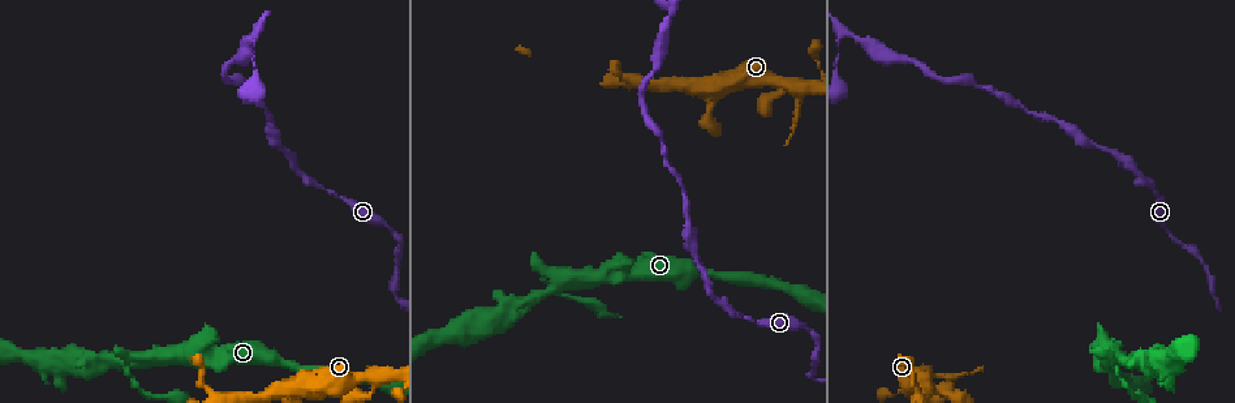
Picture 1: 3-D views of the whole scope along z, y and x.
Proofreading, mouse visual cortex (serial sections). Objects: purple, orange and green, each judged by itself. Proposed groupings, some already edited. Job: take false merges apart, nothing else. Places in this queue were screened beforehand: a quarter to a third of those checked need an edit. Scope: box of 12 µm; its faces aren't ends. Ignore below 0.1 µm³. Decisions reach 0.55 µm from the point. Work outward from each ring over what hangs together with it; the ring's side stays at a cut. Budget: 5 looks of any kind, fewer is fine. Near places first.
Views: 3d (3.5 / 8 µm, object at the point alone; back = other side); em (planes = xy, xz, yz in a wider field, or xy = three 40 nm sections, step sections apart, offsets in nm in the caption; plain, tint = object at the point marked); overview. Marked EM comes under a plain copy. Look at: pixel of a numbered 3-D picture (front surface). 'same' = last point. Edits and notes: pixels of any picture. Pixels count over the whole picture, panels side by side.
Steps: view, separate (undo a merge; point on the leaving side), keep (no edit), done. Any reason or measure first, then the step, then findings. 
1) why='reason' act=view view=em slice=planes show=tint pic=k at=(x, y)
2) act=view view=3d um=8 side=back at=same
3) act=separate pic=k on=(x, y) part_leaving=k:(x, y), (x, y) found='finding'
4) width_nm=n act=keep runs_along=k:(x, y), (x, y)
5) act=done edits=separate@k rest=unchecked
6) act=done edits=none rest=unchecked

act=view view=3d um=3.5 pic=1 at=(146, 360)

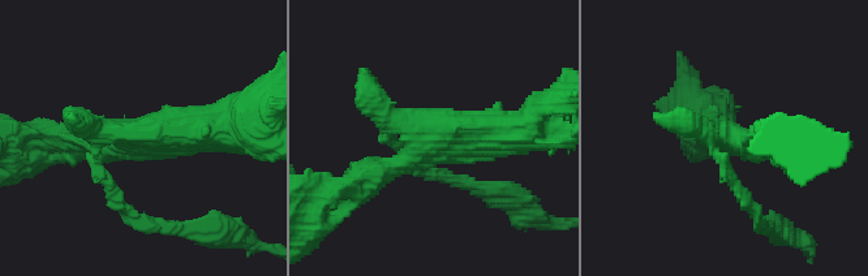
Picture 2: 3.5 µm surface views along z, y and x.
why='need the tissue' act=view view=em slice=xy step=3 show=tint pic=2 at=(723, 131)

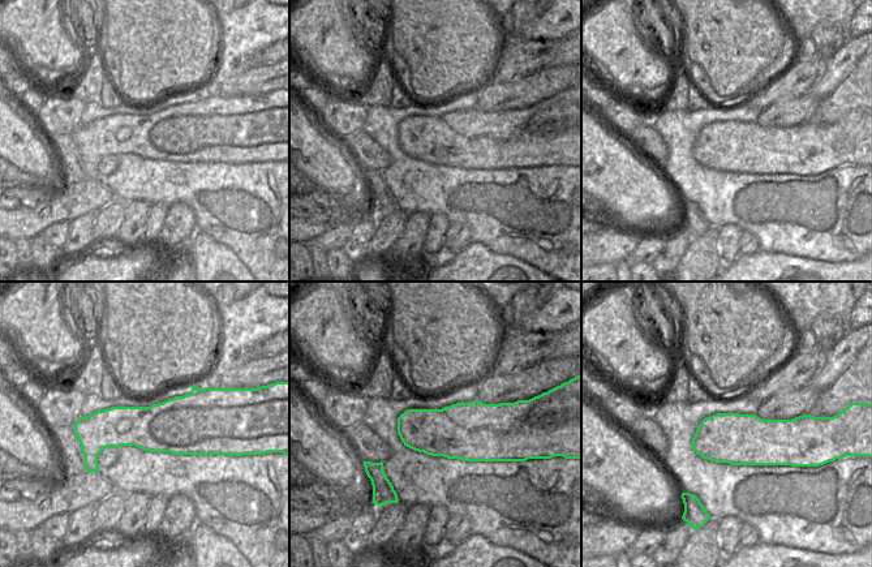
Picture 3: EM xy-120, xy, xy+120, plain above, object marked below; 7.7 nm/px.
act=separate pic=2 on=(738, 190) part_leaving=2:(714, 152), (765, 225) found='a second cell is stuck on'

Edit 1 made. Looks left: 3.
why='three-way junction' act=view view=3d um=3.5 pic=1 at=(374, 378)

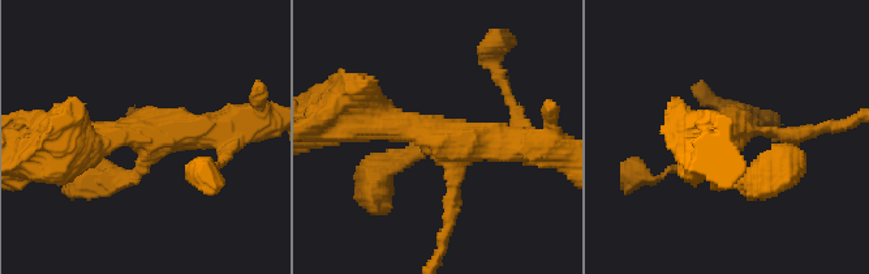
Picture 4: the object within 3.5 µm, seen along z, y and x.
act=view view=em slice=xy step=5 show=tint pic=4 at=(432, 136)

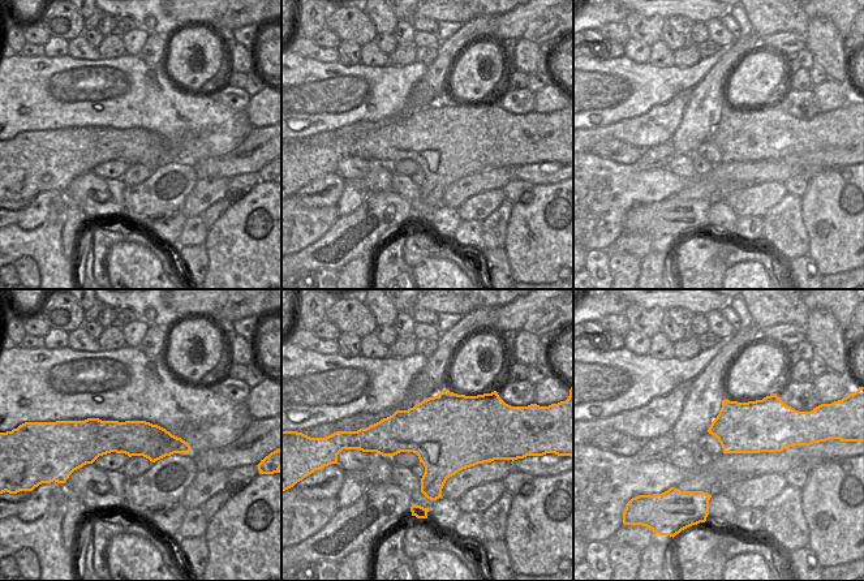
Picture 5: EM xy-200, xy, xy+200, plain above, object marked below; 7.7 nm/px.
act=keep runs_along=5:(72, 433), (144, 438), (187, 450) found='one cell here'

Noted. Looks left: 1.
act=done edits=separate@2 rest=unchecked

